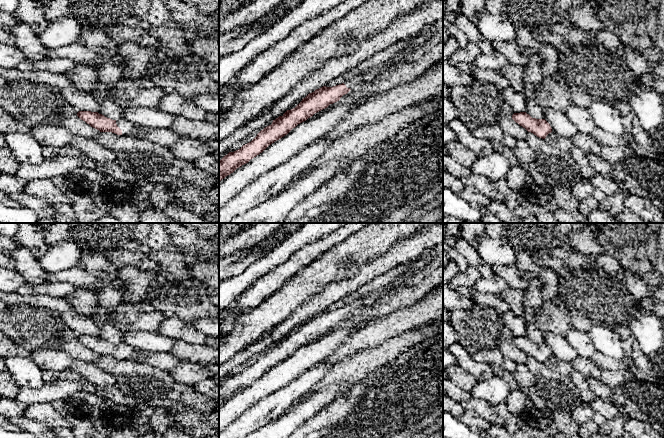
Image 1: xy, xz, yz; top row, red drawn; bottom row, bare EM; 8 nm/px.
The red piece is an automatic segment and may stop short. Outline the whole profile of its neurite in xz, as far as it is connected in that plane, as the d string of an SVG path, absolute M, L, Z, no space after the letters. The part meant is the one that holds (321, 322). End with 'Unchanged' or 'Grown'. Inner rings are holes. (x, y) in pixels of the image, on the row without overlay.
M438 247L427 249L425 252L428 254L427 257L423 258L421 254L418 258L409 261L411 267L405 273L397 276L388 288L365 298L360 298L345 307L316 313L303 322L295 332L287 334L282 340L273 344L272 348L261 354L251 366L234 376L229 376L219 384L219 406L262 377L269 369L287 359L298 348L327 332L330 328L339 325L353 311L373 304L387 295L393 288L401 286L438 257Z. Grown

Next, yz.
M526 336L514 337L512 343L528 356L542 363L552 356L550 348L545 343L532 342Z. Unchanged

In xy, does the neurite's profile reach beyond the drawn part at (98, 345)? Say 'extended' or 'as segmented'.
extended

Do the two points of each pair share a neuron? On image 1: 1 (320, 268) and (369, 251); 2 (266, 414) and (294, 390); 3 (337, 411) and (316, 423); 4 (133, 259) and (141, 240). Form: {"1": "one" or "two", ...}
{"1": "one", "2": "one", "3": "one", "4": "two"}

